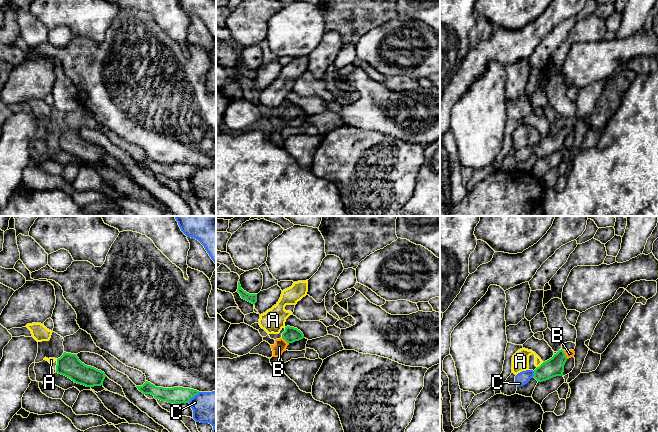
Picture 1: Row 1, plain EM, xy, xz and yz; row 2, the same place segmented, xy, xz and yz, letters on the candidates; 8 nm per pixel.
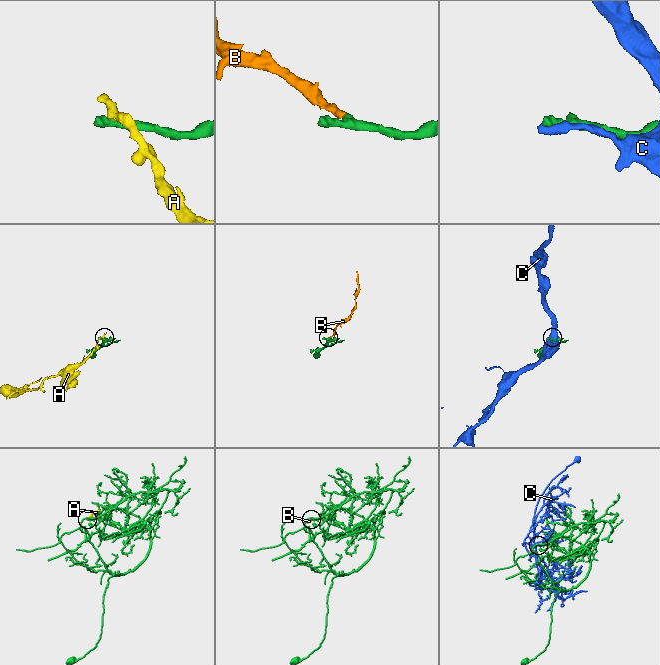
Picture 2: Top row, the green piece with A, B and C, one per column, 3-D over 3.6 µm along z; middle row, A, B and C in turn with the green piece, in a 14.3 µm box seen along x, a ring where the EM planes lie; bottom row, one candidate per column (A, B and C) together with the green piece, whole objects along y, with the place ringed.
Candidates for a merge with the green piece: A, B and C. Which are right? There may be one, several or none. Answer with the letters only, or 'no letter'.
B

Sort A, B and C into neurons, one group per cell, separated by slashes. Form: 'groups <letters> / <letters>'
groups A / B / C

